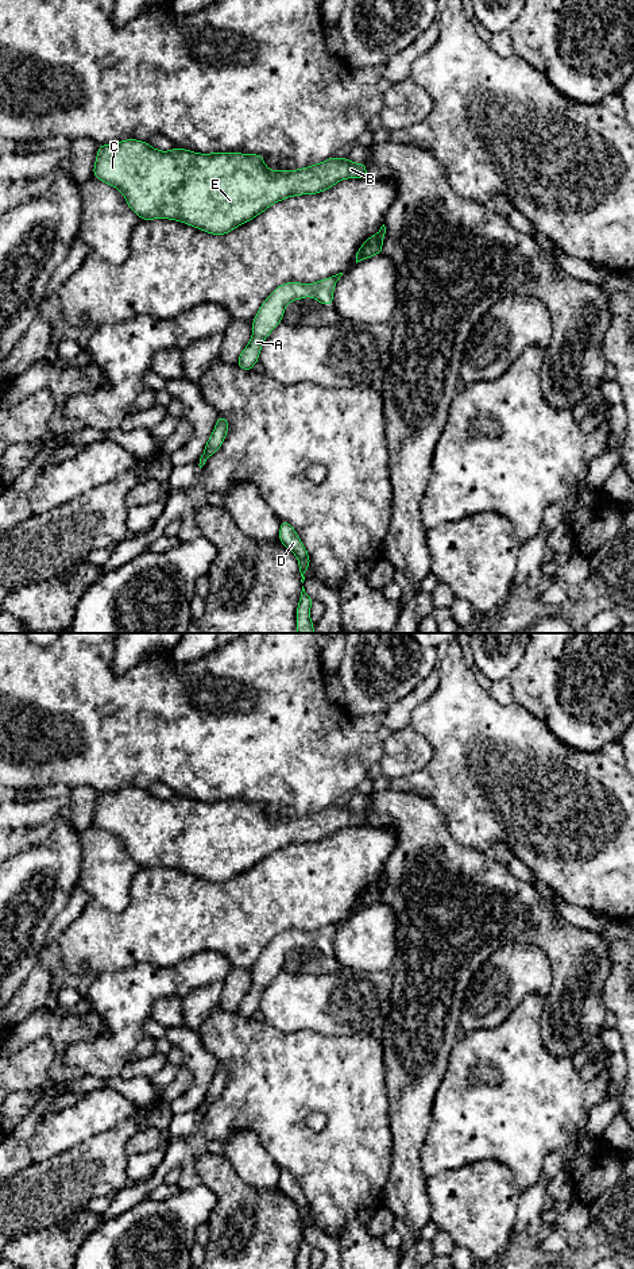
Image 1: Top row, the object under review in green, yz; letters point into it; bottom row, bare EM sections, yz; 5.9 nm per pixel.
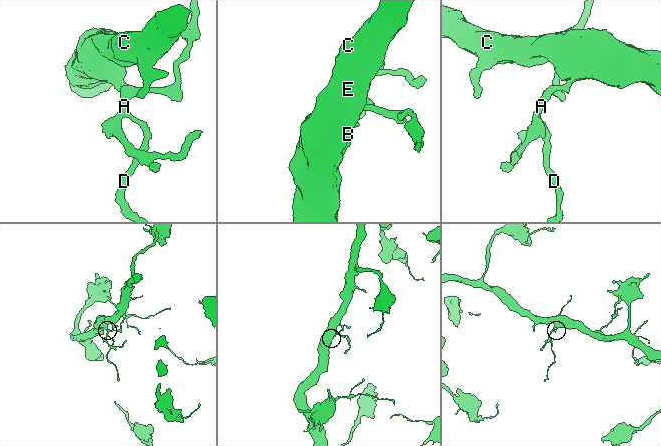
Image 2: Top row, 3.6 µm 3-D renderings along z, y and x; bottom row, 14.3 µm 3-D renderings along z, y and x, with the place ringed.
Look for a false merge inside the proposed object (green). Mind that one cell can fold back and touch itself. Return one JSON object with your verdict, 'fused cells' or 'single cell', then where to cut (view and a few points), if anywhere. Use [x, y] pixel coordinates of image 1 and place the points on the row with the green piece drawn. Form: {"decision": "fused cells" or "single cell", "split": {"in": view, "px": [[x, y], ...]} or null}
{"decision": "single cell", "split": null}

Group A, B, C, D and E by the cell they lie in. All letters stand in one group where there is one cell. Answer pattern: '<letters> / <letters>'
A B C D E

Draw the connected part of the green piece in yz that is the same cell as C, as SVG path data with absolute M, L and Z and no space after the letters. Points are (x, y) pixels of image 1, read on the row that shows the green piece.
M138 139L100 144L93 176L119 189L142 220L177 220L212 235L225 235L287 197L317 194L341 180L368 177L364 163L347 158L332 157L298 170L270 170L258 154L200 154L178 147L159 151Z

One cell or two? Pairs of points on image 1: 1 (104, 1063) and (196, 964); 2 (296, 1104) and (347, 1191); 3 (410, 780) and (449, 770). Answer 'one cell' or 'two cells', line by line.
1: one cell
2: one cell
3: one cell

